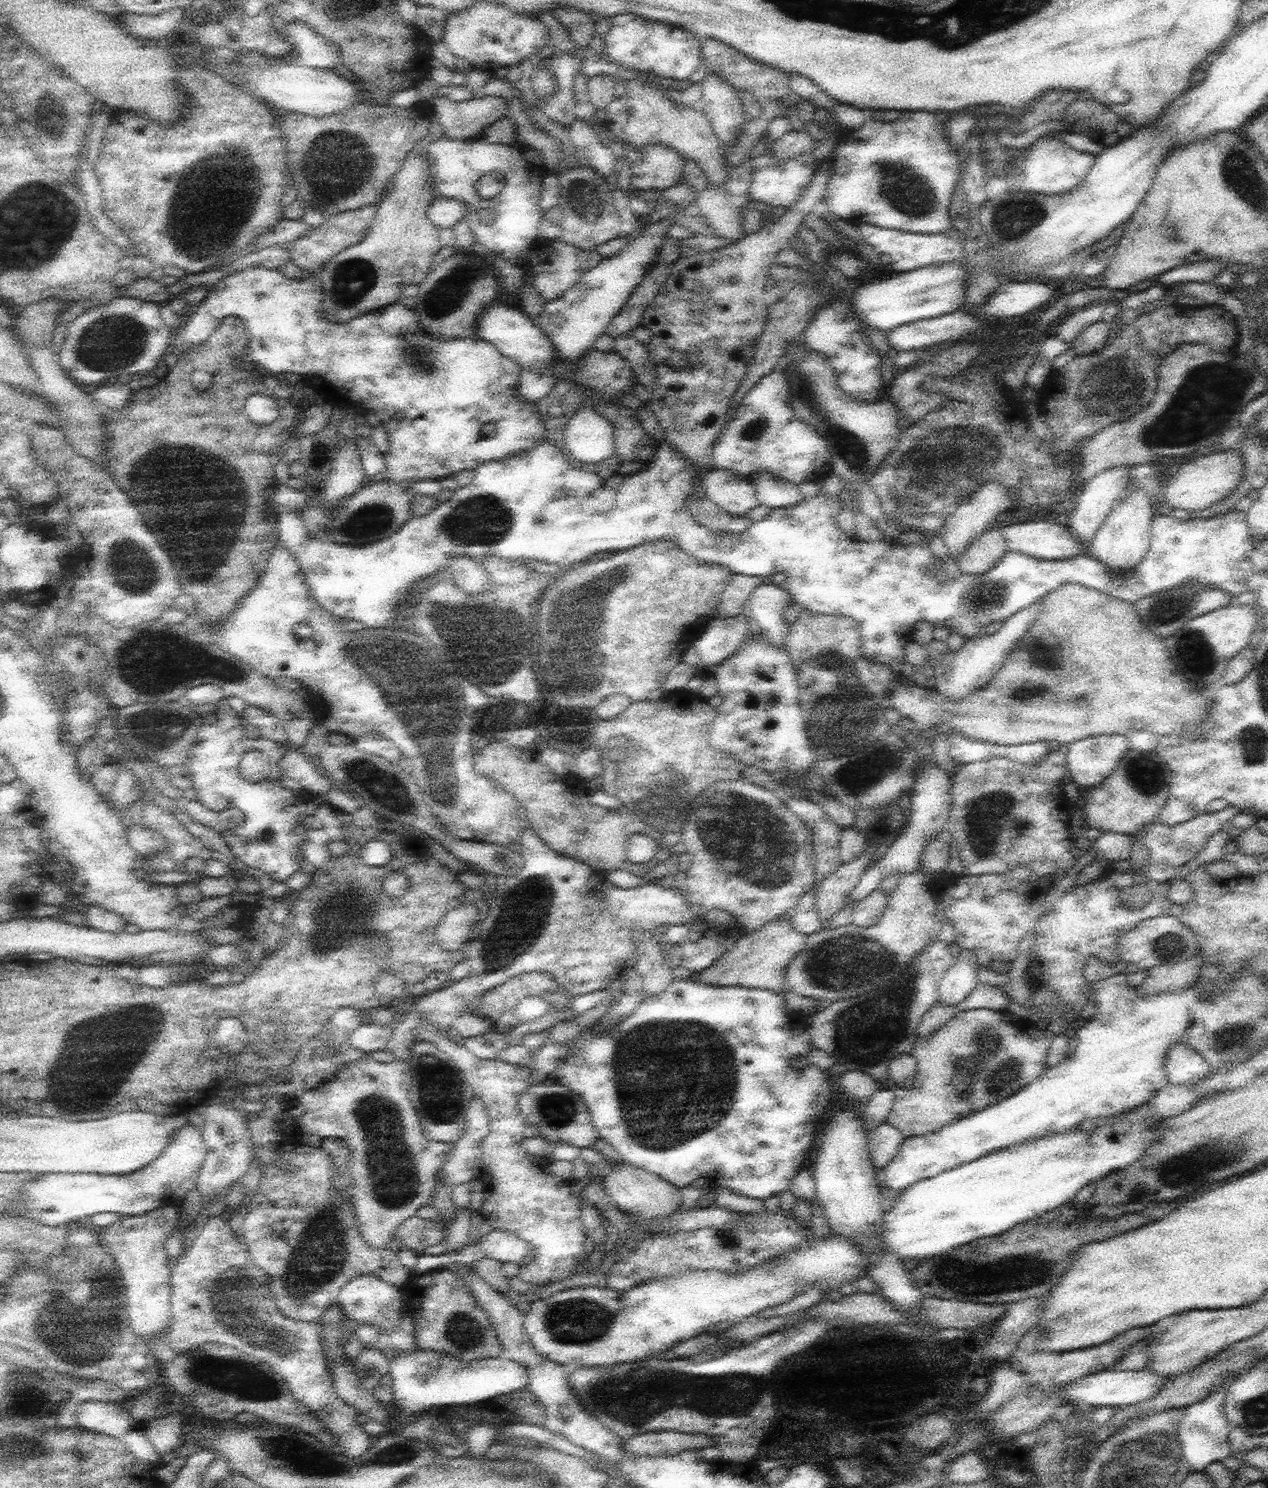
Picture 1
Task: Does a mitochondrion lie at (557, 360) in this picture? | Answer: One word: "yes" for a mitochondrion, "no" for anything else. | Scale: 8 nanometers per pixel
no

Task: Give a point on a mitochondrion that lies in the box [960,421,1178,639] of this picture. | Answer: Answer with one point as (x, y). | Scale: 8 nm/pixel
(980, 597)

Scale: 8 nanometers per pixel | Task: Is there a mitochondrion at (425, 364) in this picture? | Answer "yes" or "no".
yes

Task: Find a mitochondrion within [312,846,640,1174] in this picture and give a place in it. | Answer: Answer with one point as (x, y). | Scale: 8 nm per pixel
(534, 904)

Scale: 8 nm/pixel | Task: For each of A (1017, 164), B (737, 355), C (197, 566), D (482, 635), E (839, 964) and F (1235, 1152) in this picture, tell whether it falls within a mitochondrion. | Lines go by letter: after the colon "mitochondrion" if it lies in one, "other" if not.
A: mitochondrion
B: other
C: mitochondrion
D: mitochondrion
E: mitochondrion
F: mitochondrion

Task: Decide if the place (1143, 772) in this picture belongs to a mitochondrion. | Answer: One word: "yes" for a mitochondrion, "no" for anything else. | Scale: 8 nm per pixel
yes

